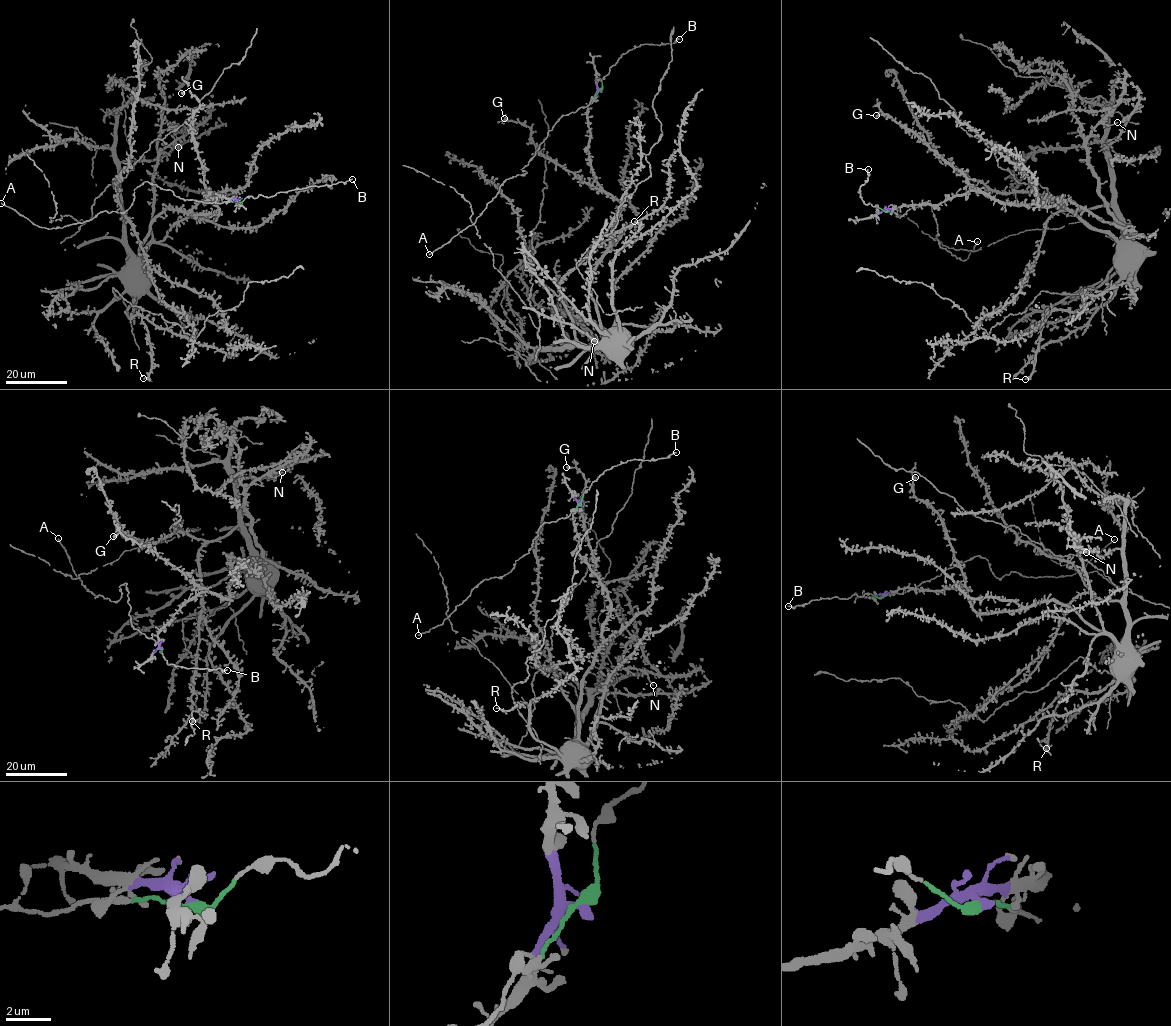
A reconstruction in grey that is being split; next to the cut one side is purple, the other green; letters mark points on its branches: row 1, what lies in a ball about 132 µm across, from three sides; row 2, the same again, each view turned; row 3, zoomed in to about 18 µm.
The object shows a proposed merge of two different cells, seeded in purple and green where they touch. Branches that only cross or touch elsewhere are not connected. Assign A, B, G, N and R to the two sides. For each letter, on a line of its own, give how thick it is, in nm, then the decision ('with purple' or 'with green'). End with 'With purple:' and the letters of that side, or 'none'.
A: 180 nm thick; with green
B: 200 nm thick; with green
G: 550 nm thick; with purple
N: 110 nm thick; with purple
R: 140 nm thick; with purple
With purple: G, N, R

